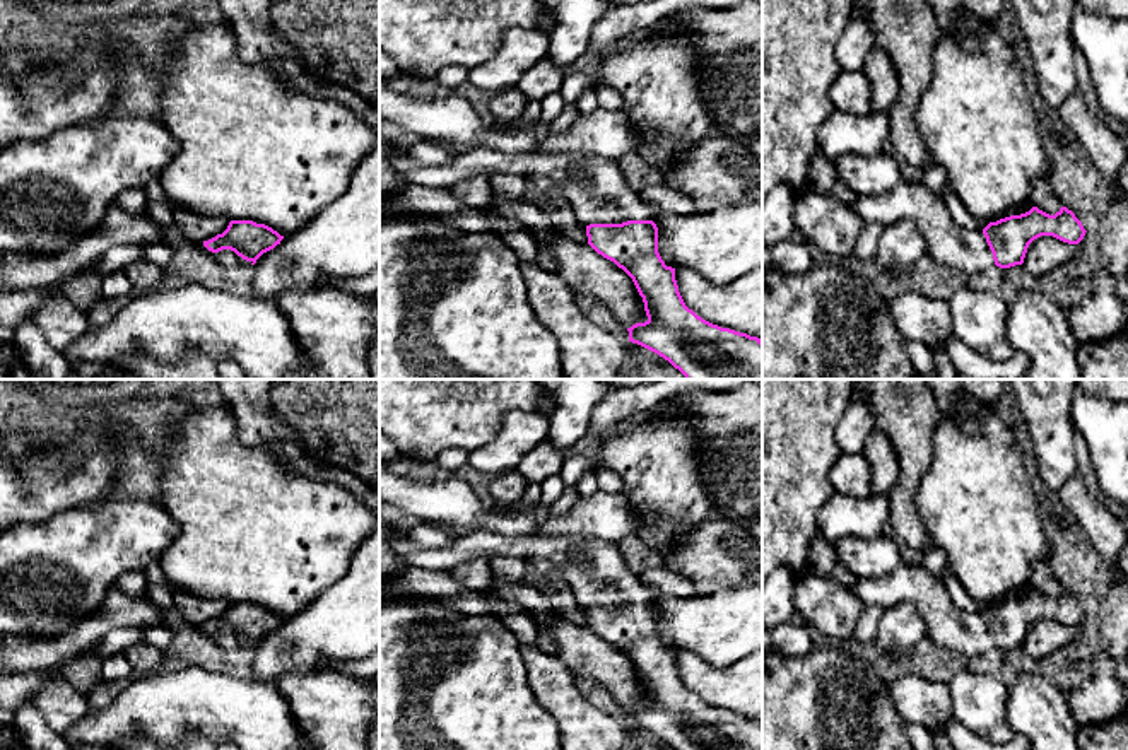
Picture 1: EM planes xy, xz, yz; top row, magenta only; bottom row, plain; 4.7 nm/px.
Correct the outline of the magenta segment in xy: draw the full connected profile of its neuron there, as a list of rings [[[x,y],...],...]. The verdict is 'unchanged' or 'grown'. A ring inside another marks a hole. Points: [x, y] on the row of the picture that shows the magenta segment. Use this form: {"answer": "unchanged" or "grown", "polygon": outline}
{"answer": "grown", "polygon": [[[231,220],[227,229],[215,237],[200,243],[205,256],[214,256],[224,268],[255,265],[256,260],[273,249],[284,236],[265,224],[253,220]]]}

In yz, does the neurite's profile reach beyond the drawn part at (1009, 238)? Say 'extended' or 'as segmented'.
extended

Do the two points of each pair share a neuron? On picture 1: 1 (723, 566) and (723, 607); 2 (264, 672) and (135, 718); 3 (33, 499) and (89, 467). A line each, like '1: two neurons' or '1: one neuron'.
1: two neurons
2: two neurons
3: one neuron

